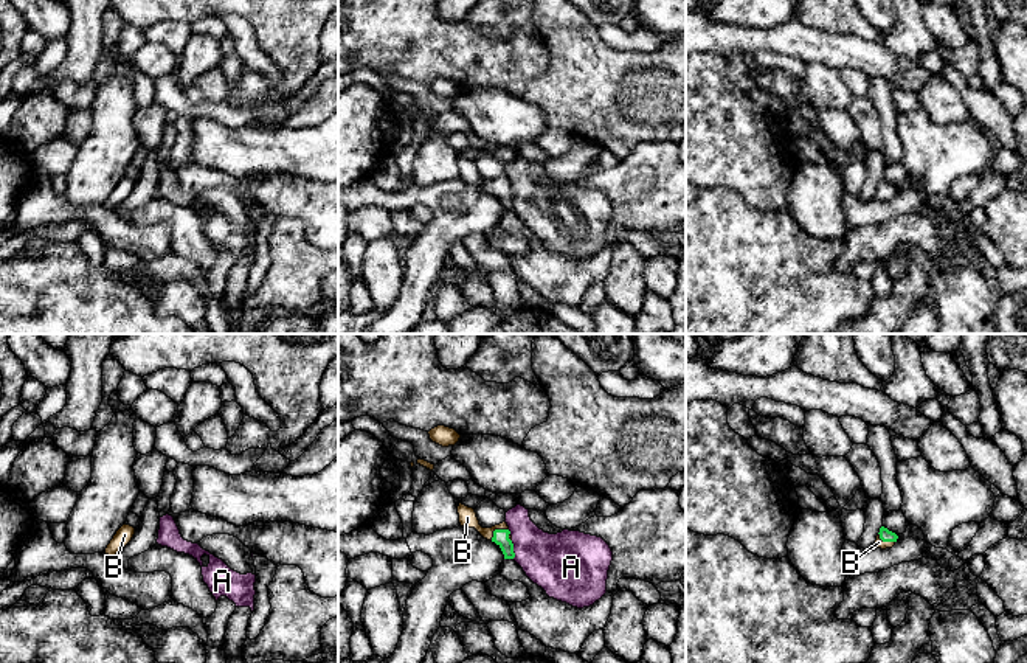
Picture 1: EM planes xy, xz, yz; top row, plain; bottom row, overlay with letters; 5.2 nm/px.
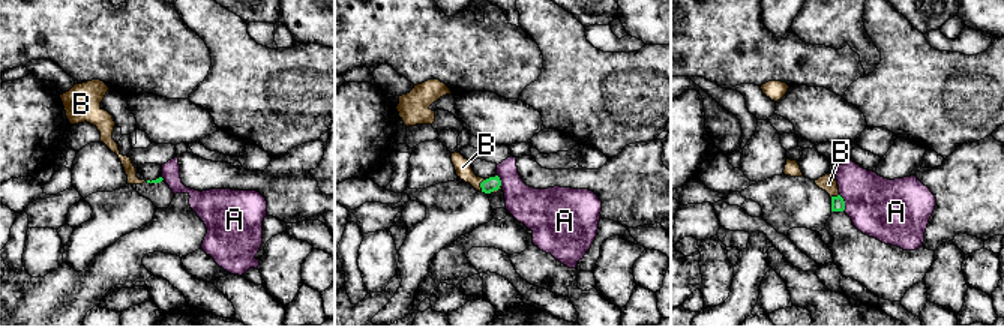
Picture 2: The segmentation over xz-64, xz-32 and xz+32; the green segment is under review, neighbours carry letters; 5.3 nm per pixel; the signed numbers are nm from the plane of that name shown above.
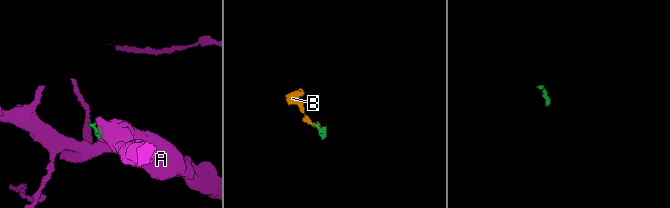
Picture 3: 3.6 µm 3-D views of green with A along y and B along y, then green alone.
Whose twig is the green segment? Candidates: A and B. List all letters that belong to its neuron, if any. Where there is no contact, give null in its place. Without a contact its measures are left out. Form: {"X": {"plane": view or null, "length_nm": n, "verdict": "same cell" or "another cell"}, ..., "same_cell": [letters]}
{"A": {"plane": "xz", "length_nm": 100, "verdict": "another cell"}, "B": {"plane": "xz", "length_nm": 110, "verdict": "same cell"}, "same_cell": ["B"]}

